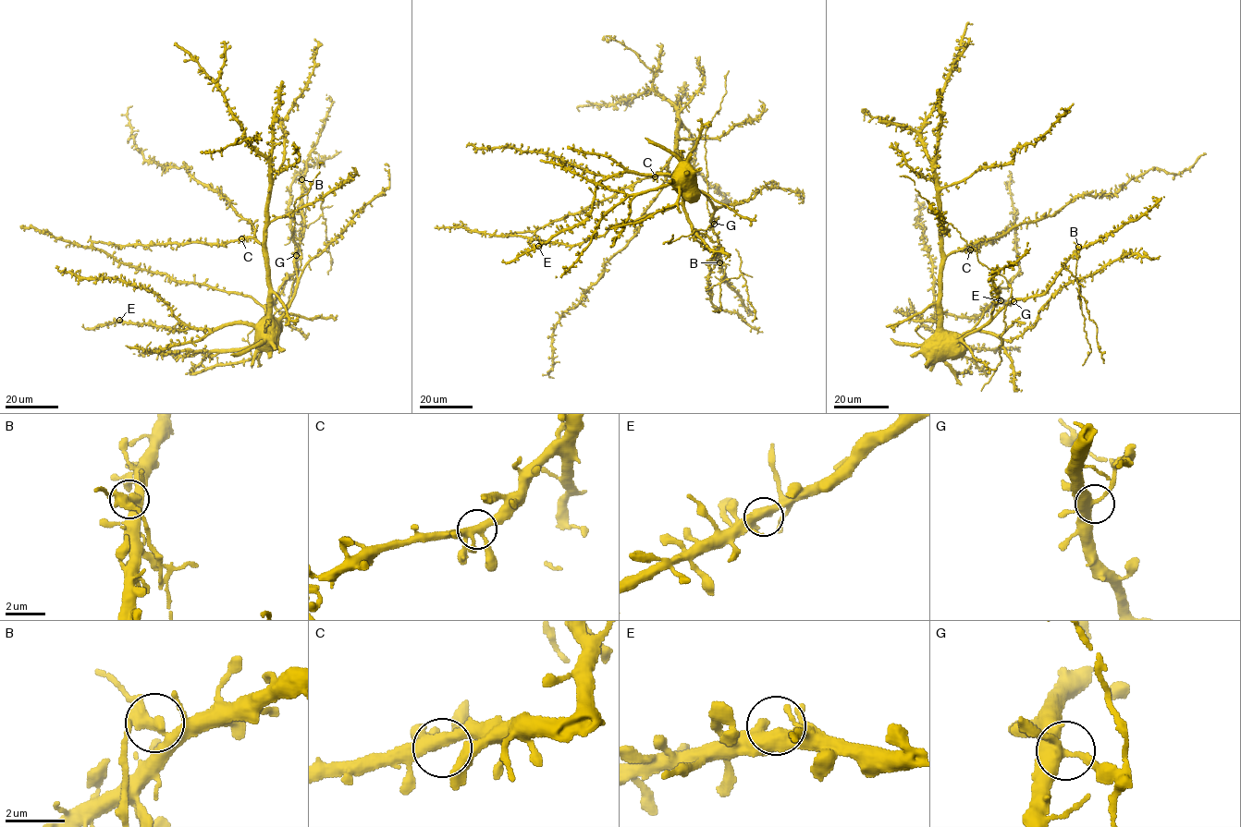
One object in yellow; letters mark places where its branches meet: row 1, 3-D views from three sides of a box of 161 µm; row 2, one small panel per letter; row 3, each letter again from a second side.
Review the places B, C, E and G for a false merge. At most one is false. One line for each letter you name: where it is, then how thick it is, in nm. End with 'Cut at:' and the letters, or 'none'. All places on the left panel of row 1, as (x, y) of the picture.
B: (301, 179) | 360 nm
Cut at: B

